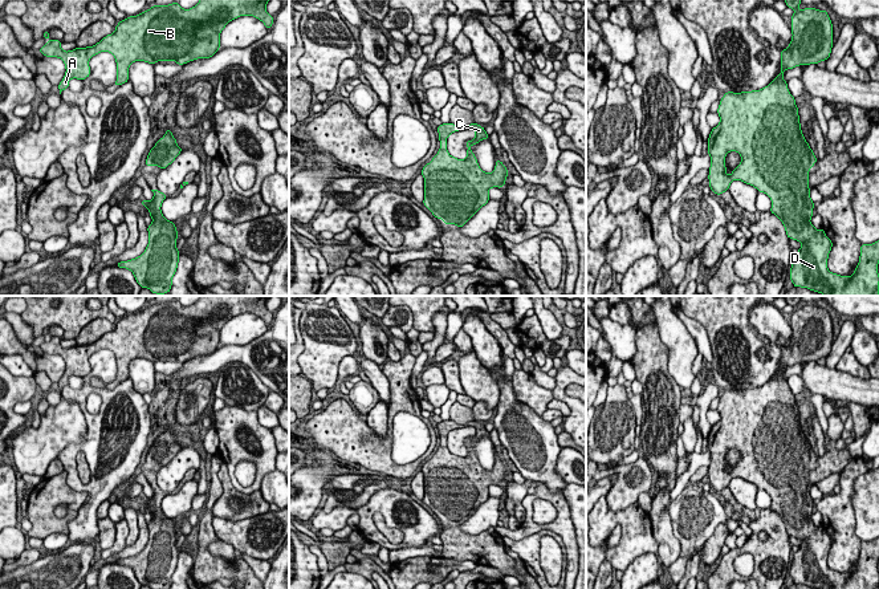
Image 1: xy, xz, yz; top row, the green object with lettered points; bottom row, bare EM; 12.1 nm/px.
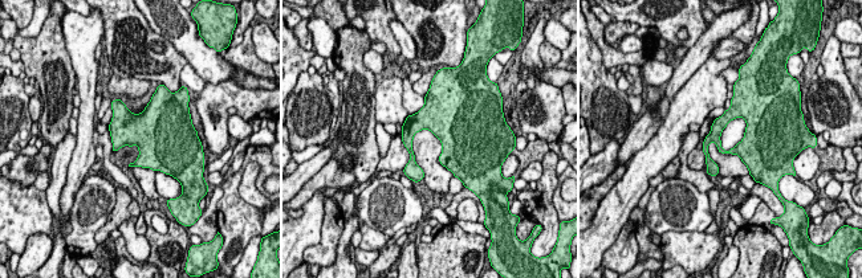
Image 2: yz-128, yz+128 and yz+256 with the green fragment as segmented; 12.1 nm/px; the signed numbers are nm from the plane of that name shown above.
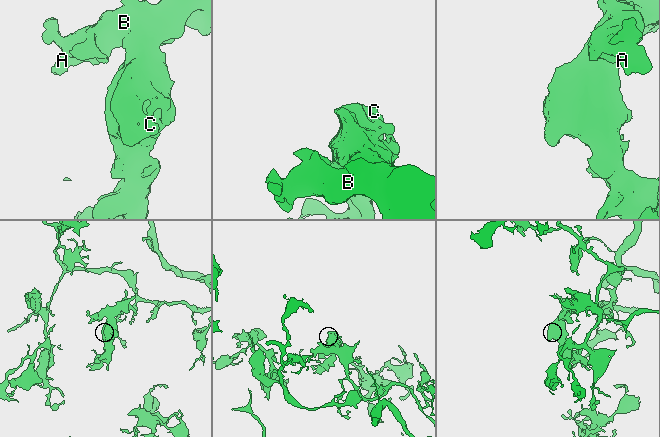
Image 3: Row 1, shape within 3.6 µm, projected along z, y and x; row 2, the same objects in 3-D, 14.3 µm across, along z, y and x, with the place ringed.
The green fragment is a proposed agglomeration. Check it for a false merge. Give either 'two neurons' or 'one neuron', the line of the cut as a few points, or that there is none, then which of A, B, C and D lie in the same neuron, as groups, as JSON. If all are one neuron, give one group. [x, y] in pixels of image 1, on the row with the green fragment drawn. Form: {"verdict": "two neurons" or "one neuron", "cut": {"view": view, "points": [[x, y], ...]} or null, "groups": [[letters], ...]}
{"verdict": "one neuron", "cut": null, "groups": [["A", "B", "C", "D"]]}

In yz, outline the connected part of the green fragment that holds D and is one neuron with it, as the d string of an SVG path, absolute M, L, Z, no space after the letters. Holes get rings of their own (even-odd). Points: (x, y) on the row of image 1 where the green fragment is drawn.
M801 0L785 3L794 15L791 41L781 50L781 73L764 89L727 92L721 98L720 123L707 141L709 187L721 195L732 180L742 180L770 198L770 212L782 222L788 237L802 243L790 268L795 288L823 296L879 296L879 240L862 244L852 276L839 276L827 269L831 240L810 223L814 202L809 171L817 158L802 134L795 98L788 89L784 72L826 61L833 48L833 24L827 11L799 11ZM729 151L737 151L741 163L727 175Z

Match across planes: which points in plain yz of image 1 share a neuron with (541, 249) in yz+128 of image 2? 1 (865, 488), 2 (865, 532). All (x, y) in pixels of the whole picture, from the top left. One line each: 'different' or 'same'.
1: different
2: different

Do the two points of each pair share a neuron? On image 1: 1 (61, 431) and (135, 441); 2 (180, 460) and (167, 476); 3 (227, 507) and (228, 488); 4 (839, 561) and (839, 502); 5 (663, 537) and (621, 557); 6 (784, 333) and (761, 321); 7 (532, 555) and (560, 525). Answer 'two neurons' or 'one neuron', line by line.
1: two neurons
2: one neuron
3: one neuron
4: one neuron
5: two neurons
6: one neuron
7: two neurons

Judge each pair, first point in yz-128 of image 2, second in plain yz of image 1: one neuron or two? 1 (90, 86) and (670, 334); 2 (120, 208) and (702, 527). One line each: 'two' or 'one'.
1: one
2: two

